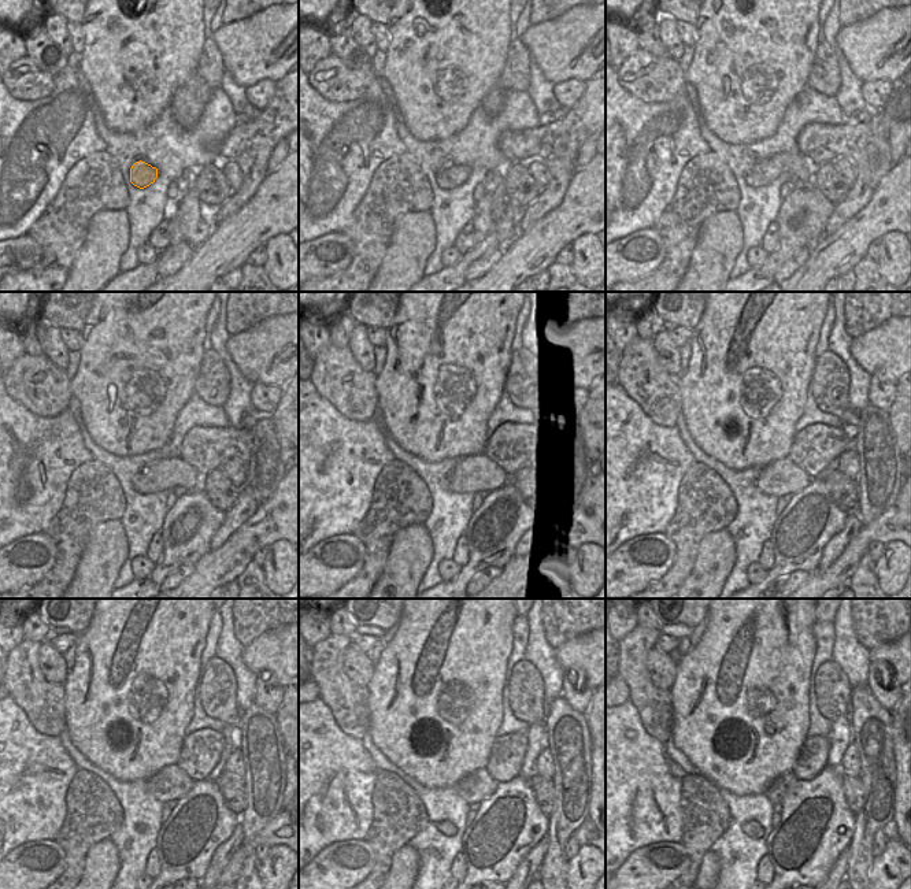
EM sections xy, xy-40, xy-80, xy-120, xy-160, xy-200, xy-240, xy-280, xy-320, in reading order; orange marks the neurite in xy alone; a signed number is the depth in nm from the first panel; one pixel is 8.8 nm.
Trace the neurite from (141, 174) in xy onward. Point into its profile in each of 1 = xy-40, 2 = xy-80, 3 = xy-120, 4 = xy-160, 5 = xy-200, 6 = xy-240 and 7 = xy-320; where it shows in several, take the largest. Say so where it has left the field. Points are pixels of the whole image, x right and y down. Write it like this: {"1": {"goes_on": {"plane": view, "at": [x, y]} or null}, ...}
{"1": {"goes_on": {"plane": "xy-40", "at": [450, 176]}}, "2": {"goes_on": {"plane": "xy-80", "at": [765, 171]}}, "3": {"goes_on": {"plane": "xy-120", "at": [166, 474]}}, "4": {"goes_on": {"plane": "xy-160", "at": [476, 473]}}, "5": {"goes_on": {"plane": "xy-200", "at": [781, 477]}}, "6": {"goes_on": {"plane": "xy-240", "at": [170, 782]}}, "7": {"goes_on": {"plane": "xy-320", "at": [785, 781]}}}

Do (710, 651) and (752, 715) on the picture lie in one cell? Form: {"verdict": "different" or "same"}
{"verdict": "same"}

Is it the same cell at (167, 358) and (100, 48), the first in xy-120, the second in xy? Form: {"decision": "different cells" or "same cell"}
{"decision": "same cell"}

